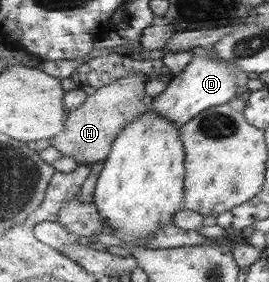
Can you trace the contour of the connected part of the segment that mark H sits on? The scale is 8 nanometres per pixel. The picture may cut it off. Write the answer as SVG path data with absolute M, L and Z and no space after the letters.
M133 73L110 85L98 89L76 111L70 112L64 131L51 139L51 144L63 155L73 158L77 164L95 164L104 161L112 151L120 132L144 116L150 104L146 95L145 73Z

